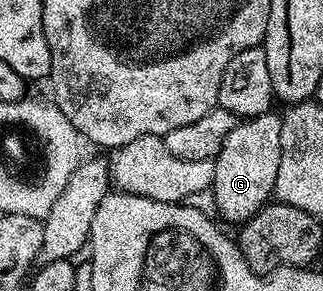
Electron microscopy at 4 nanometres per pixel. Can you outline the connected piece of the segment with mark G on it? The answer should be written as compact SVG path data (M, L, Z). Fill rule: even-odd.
M277 112L261 113L259 117L247 117L239 120L238 125L228 133L224 139L224 147L213 158L214 183L214 208L217 216L222 216L226 221L241 223L252 219L274 197L276 187L276 171L280 171L280 131L282 119Z

